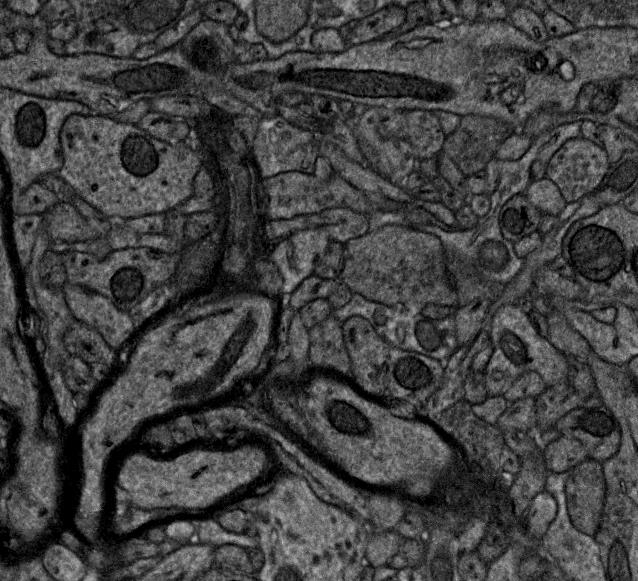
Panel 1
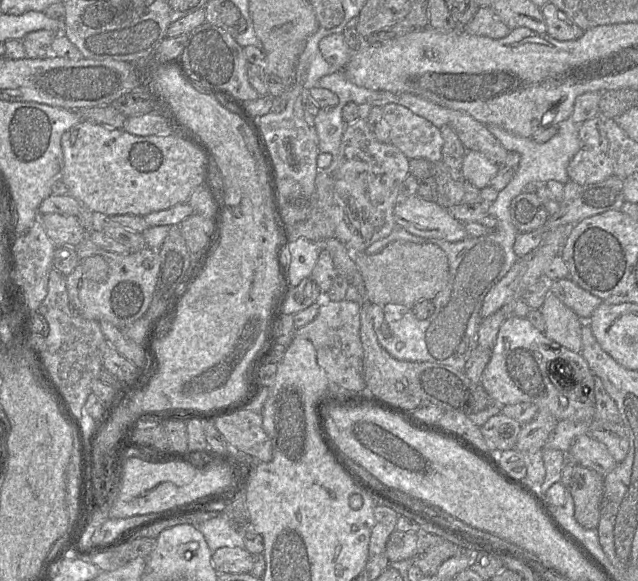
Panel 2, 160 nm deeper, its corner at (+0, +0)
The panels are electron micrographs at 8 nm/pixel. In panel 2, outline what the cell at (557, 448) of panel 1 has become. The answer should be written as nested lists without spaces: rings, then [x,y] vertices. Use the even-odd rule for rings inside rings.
[[[588,434],[576,438],[566,455],[570,462],[593,469],[602,476],[618,464],[607,447]]]

